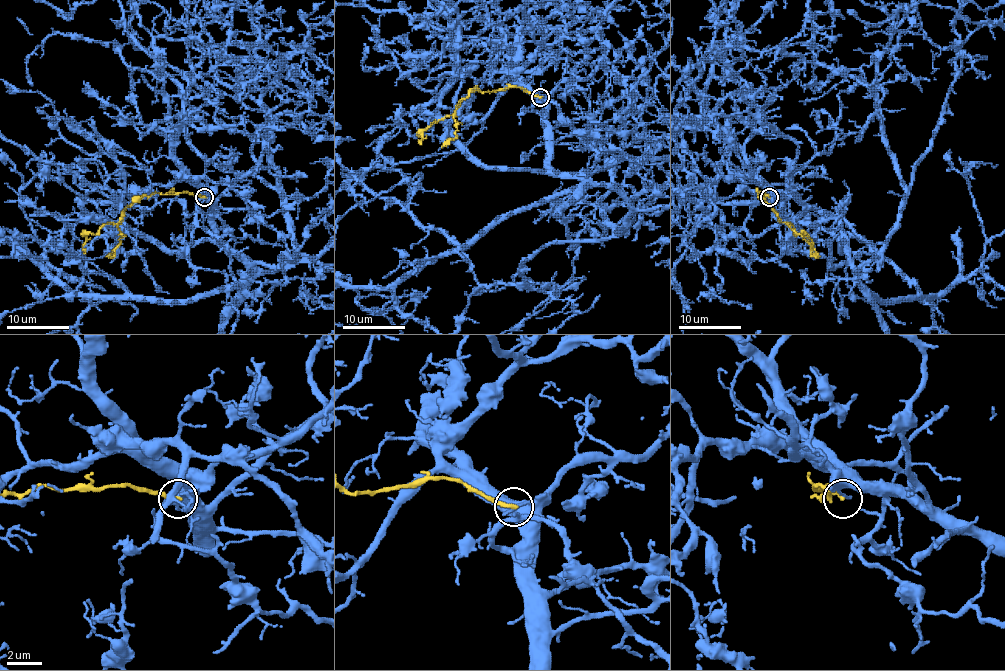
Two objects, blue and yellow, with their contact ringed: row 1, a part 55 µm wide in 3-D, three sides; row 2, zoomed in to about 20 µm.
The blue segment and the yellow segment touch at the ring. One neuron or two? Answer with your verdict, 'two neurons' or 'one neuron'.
two neurons

